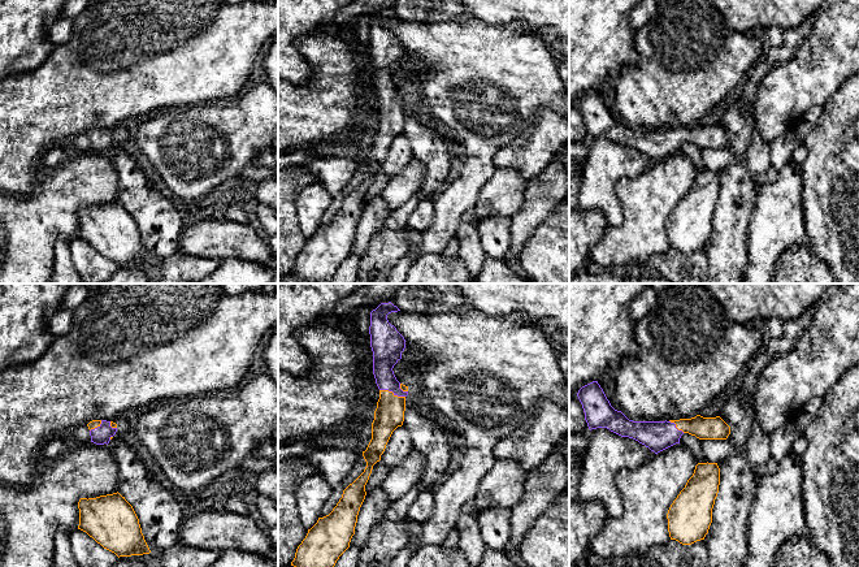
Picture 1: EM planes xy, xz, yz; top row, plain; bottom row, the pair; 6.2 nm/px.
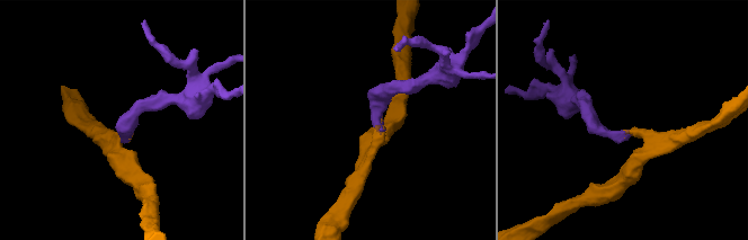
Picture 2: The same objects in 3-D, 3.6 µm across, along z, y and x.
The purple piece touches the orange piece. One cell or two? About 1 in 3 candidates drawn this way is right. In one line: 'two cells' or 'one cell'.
one cell

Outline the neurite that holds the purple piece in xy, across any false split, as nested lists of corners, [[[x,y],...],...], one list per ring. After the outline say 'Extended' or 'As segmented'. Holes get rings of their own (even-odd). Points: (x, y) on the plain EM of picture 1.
[[[92,129],[87,133],[91,151],[96,153],[109,152],[117,140],[117,133],[107,129]]]. Extended

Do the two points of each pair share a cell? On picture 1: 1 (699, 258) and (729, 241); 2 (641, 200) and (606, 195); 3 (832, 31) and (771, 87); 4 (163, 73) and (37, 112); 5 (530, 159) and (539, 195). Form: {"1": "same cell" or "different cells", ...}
{"1": "different cells", "2": "different cells", "3": "same cell", "4": "same cell", "5": "different cells"}

